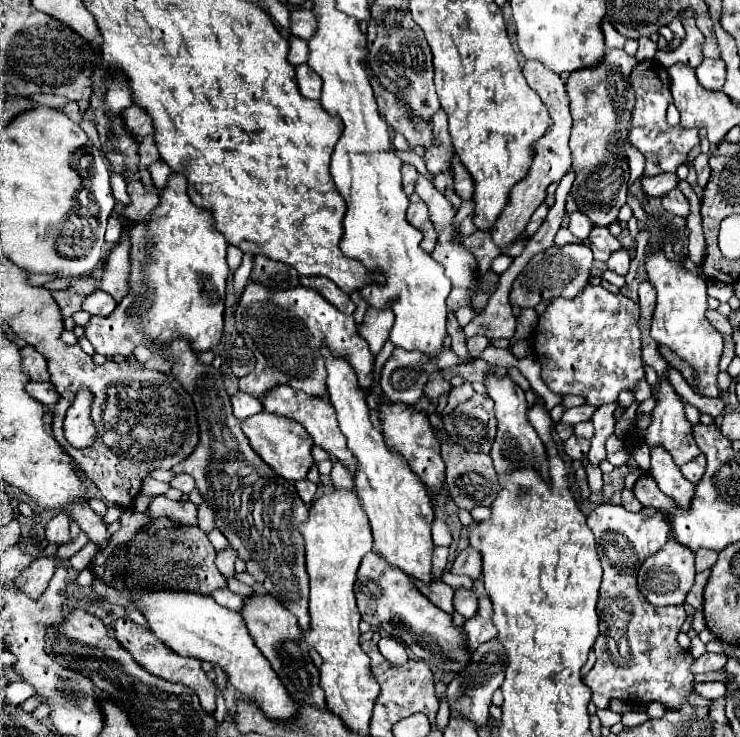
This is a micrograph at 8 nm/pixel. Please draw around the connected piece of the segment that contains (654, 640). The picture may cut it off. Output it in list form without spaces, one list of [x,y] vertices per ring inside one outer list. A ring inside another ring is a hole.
[[[600,505],[588,515],[588,525],[596,535],[598,555],[602,561],[604,577],[598,599],[600,635],[594,643],[596,663],[584,677],[592,691],[591,702],[598,709],[606,709],[610,699],[632,699],[632,703],[658,701],[668,709],[678,709],[684,703],[708,705],[710,699],[696,695],[690,673],[694,657],[682,651],[676,635],[686,621],[682,605],[658,609],[642,597],[636,585],[636,573],[648,557],[658,553],[668,541],[670,527],[662,513],[644,507],[640,513],[630,513],[624,507]]]

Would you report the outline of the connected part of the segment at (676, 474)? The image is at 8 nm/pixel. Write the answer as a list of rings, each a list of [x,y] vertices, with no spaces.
[[[656,445],[654,449],[650,449],[650,455],[652,455],[650,475],[656,479],[660,491],[672,497],[674,501],[678,501],[678,505],[686,509],[690,503],[690,497],[694,495],[694,485],[688,479],[684,479],[678,465],[674,465],[670,453],[662,445]]]

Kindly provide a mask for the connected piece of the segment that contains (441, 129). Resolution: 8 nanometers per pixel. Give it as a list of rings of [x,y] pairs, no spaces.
[[[438,109],[434,113],[432,123],[434,123],[434,133],[436,133],[436,145],[424,153],[424,163],[426,163],[426,169],[436,175],[440,171],[450,169],[450,161],[452,161],[454,151],[452,151],[450,133],[448,133],[448,119],[442,109]]]

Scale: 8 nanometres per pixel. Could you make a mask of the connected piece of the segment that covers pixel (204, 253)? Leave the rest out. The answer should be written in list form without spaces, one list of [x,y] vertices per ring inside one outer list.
[[[172,173],[164,193],[160,195],[158,207],[150,213],[150,221],[138,223],[128,231],[130,237],[130,279],[128,295],[118,303],[118,307],[108,317],[92,315],[86,325],[86,337],[94,345],[96,353],[106,357],[114,355],[132,355],[138,345],[148,347],[154,355],[156,345],[168,347],[174,339],[190,341],[190,347],[196,353],[210,351],[222,341],[224,335],[224,301],[226,301],[226,249],[228,241],[218,229],[214,229],[214,217],[208,209],[196,207],[186,191],[186,177]]]

